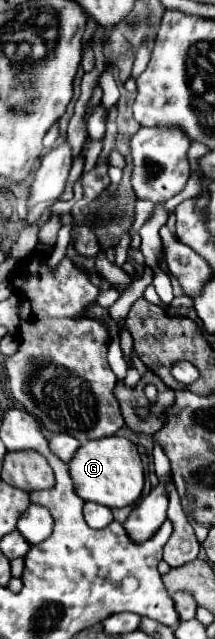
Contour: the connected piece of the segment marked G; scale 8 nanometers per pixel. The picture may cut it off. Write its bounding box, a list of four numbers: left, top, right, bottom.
[68,437,144,509]

